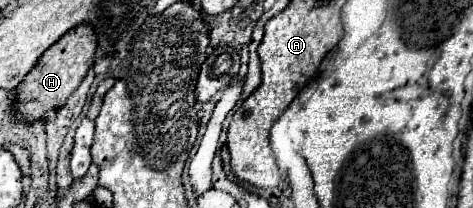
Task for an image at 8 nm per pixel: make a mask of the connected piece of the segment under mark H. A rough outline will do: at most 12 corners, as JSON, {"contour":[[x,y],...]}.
{"contour":[[90,24],[66,32],[16,88],[18,118],[44,120],[94,62]]}

